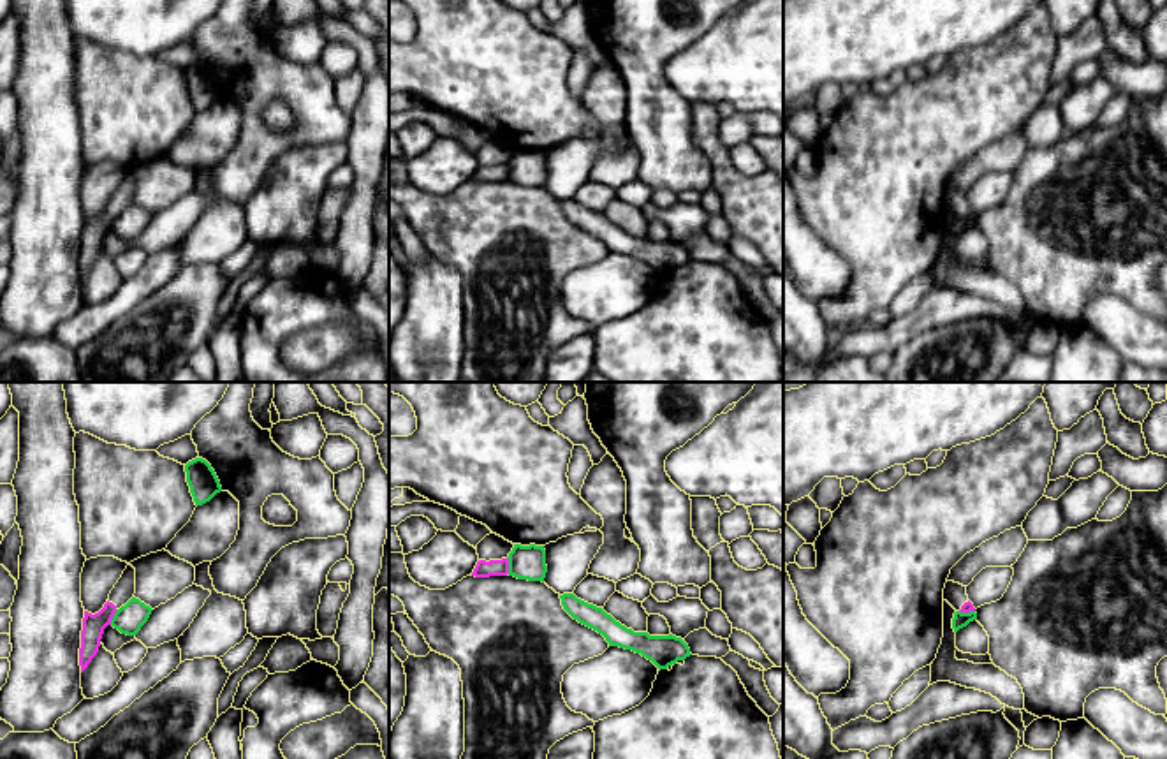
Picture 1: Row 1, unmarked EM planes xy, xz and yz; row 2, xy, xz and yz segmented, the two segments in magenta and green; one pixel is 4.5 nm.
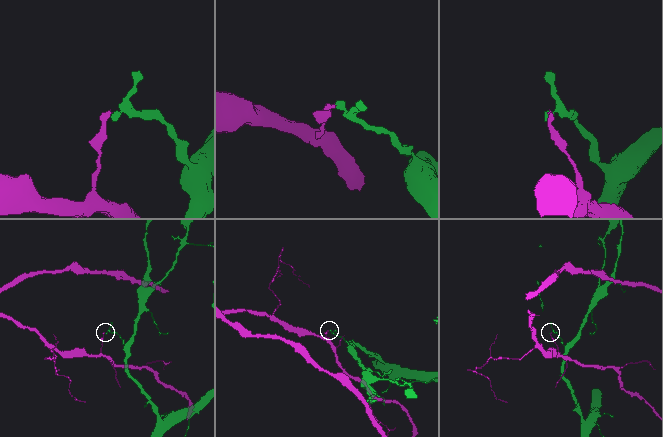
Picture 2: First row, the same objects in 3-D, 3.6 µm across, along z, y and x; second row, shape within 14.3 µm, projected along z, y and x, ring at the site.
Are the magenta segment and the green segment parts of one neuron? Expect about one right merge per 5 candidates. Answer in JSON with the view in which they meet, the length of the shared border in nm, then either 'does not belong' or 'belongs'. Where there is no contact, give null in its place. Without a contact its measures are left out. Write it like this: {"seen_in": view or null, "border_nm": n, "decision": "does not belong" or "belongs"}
{"seen_in": "xz", "border_nm": 80, "decision": "does not belong"}

